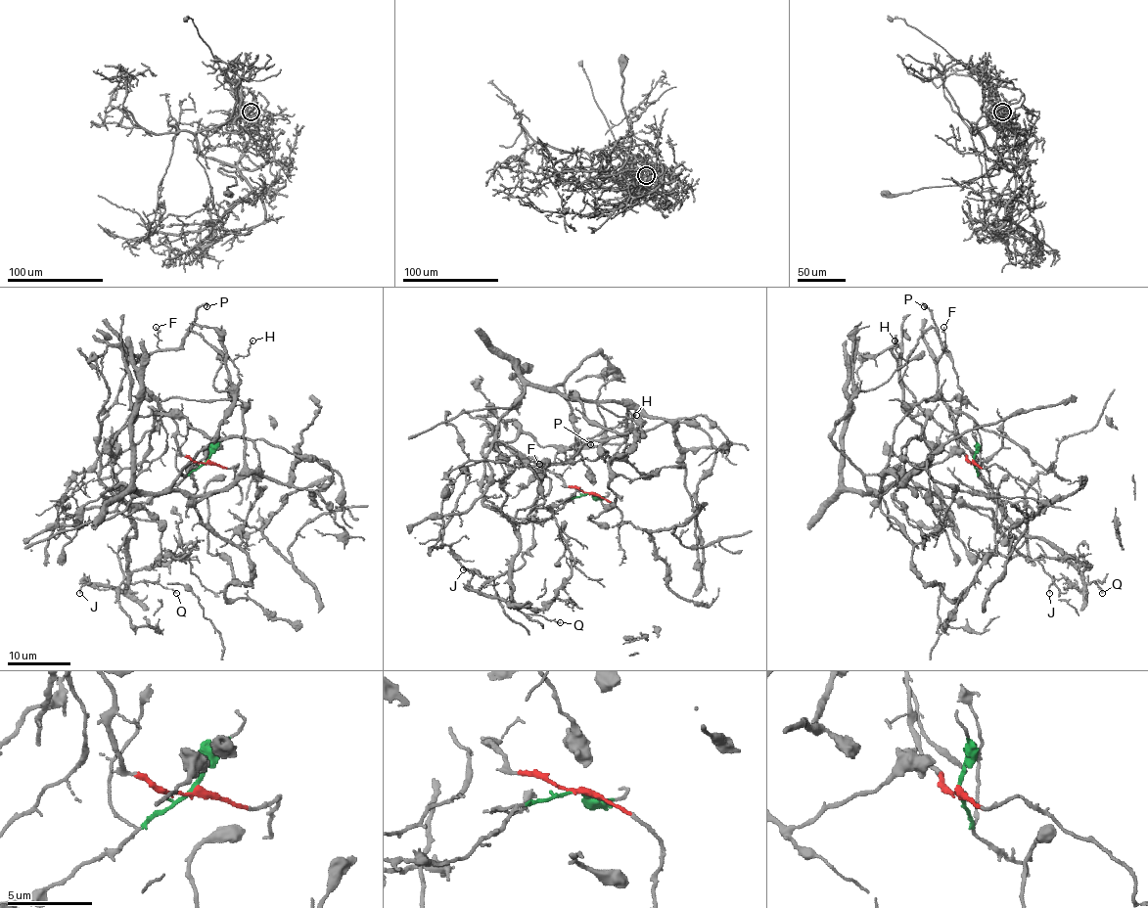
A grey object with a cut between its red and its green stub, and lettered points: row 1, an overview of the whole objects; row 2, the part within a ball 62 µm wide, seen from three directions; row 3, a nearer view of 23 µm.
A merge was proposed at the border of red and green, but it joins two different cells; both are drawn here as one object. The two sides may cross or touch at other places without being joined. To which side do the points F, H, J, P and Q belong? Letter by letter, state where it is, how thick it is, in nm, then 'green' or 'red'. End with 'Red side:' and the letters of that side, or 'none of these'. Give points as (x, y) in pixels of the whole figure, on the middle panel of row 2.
F: at (539, 464); 120 nm thick; red
H: at (636, 415); 100 nm thick; red
J: at (463, 569); 100 nm thick; green
P: at (590, 444); 170 nm thick; red
Q: at (560, 622); 100 nm thick; green
Red side: F, H, P

